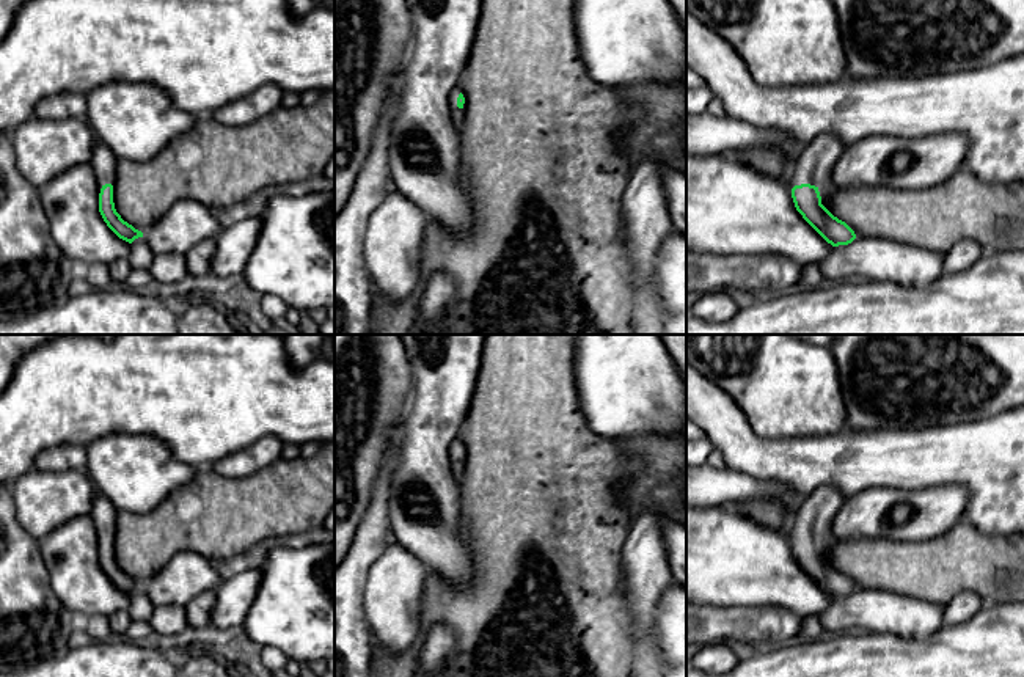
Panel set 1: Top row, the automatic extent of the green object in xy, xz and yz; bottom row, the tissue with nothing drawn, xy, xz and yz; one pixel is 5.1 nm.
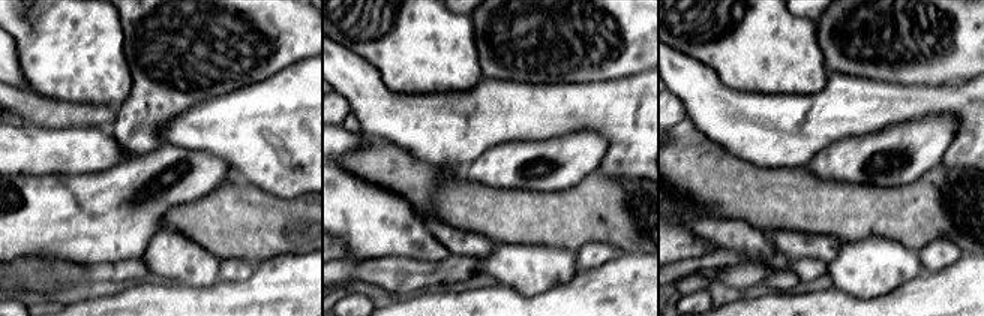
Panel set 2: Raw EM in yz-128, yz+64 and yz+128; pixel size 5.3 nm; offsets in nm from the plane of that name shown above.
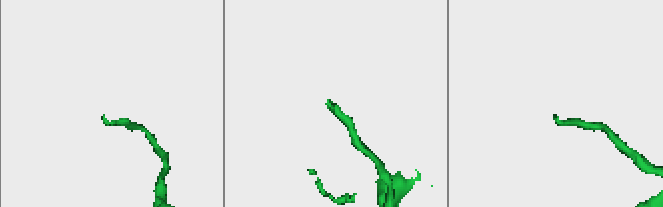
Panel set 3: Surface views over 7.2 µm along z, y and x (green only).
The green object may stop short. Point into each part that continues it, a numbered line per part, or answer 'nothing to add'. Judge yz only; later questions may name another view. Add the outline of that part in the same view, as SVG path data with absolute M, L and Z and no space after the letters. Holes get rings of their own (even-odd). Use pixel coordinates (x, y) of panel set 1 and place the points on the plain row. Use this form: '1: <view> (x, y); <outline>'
1: yz (815, 512); M829 485L815 489L804 501L790 523L790 536L810 536L823 539L828 534L834 514L842 507L843 495Z

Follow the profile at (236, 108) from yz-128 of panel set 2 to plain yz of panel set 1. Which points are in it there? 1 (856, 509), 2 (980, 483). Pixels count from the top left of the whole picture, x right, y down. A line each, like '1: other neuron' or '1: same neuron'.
1: other neuron
2: same neuron

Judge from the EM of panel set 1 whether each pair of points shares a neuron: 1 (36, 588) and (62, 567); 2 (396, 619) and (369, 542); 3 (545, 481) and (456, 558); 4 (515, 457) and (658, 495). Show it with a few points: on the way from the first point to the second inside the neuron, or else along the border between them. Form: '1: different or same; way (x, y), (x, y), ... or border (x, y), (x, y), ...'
1: different; border (36, 541), (49, 577), (49, 586), (66, 608)
2: different; border (388, 544), (373, 564), (362, 596)
3: different; border (459, 511), (473, 564), (473, 575), (468, 583)
4: different; border (641, 505), (625, 537)

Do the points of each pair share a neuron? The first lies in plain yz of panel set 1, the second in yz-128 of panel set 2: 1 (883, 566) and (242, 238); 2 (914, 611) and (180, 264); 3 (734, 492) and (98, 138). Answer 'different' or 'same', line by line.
1: same
2: same
3: same

